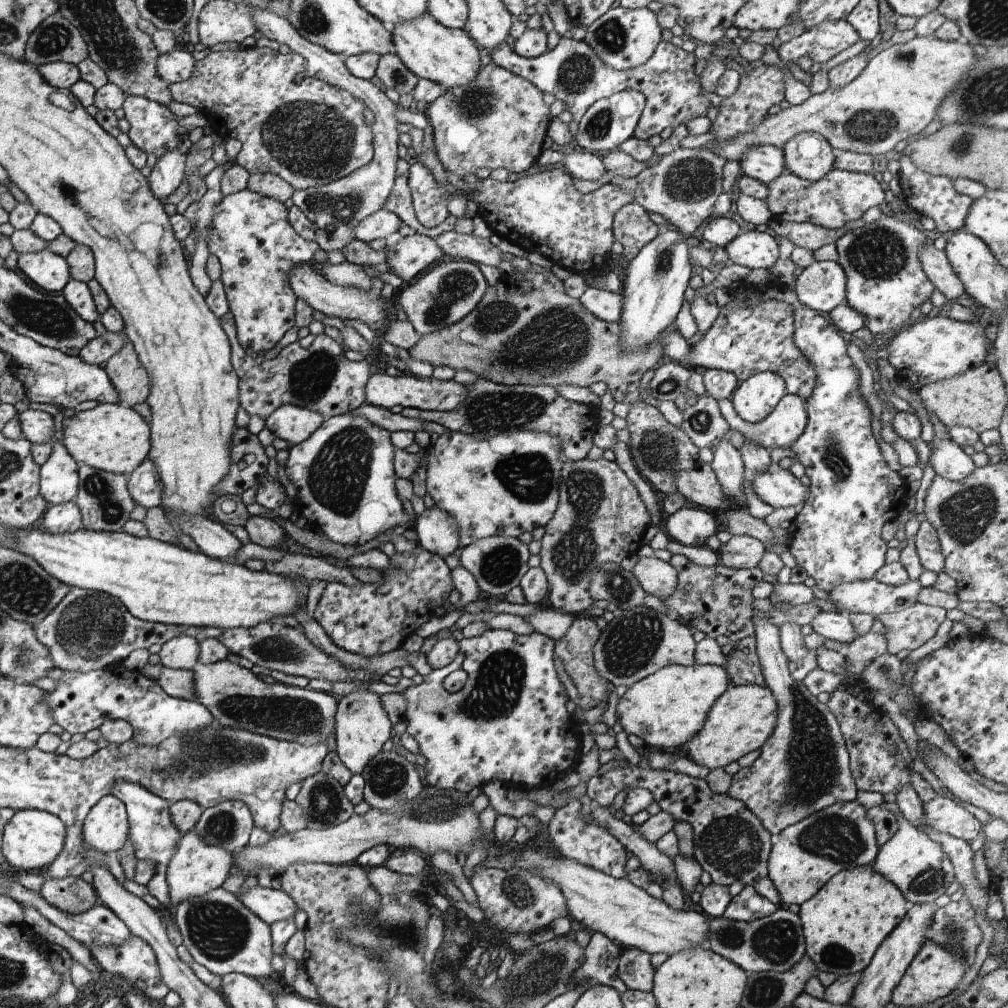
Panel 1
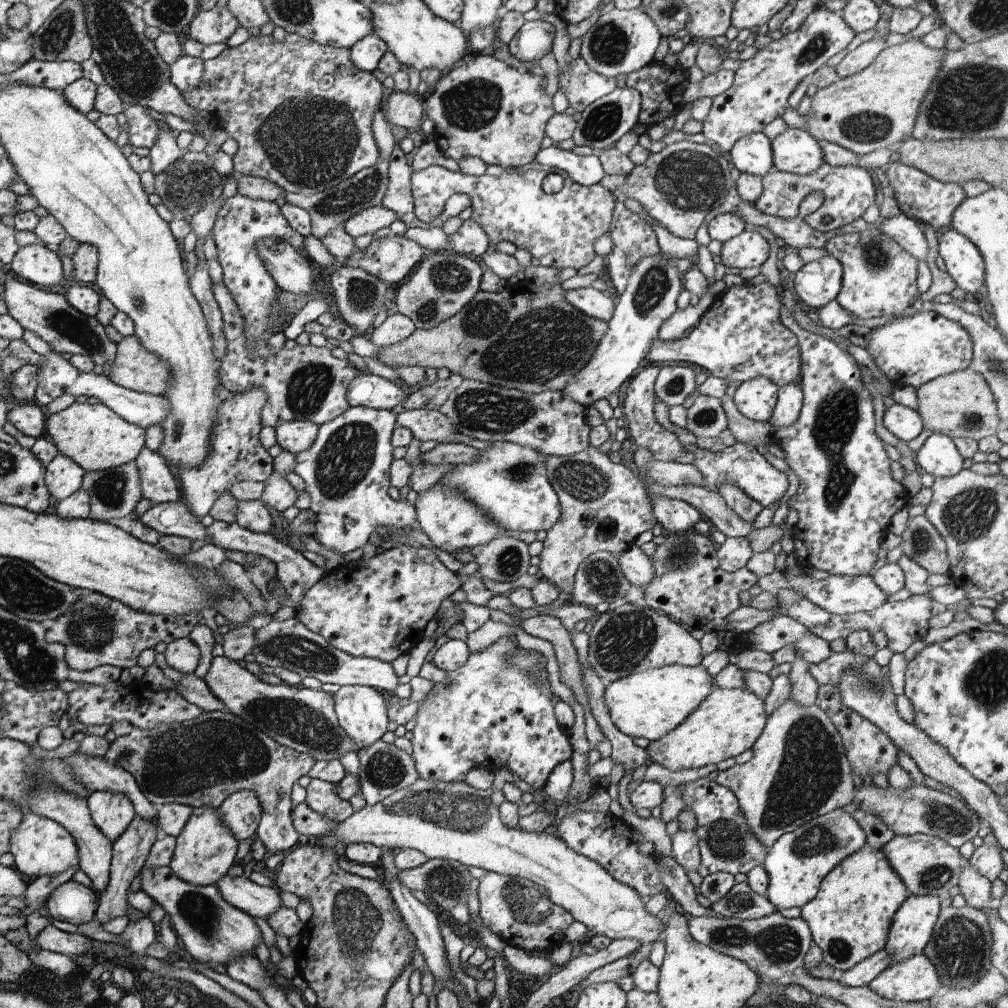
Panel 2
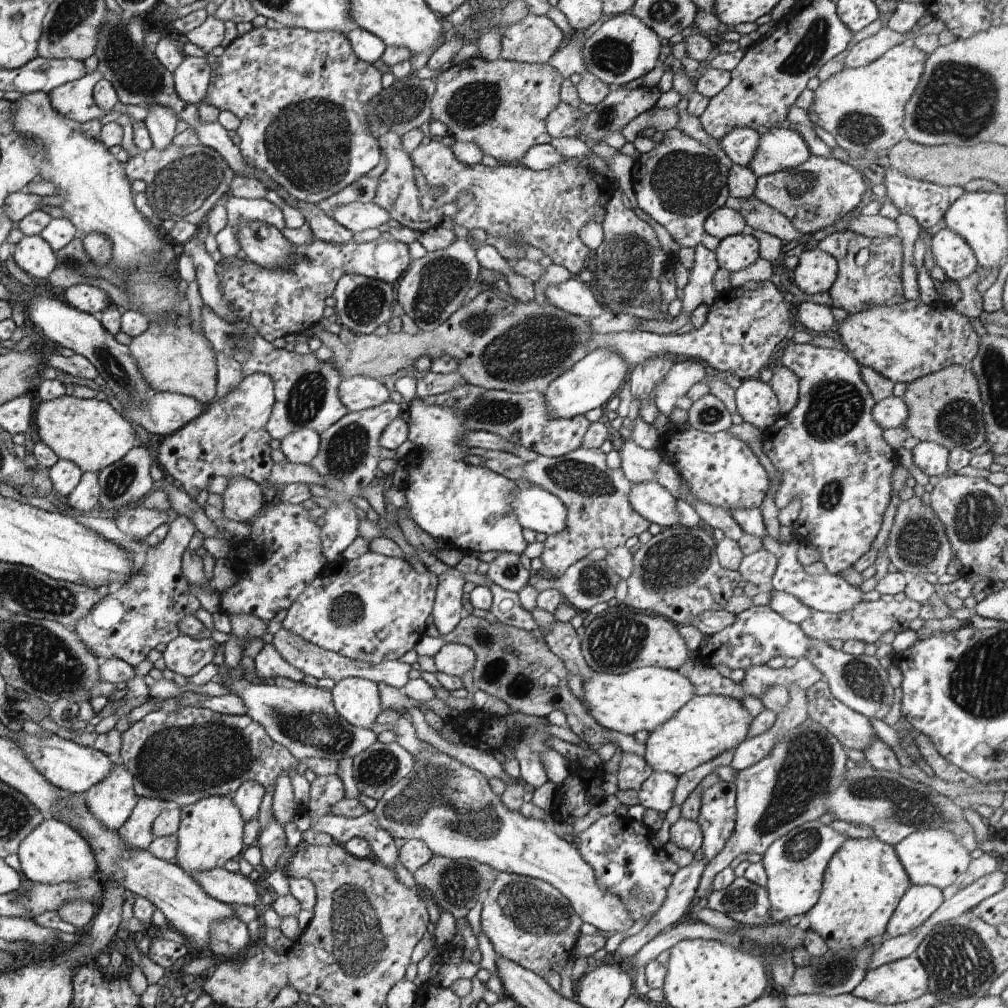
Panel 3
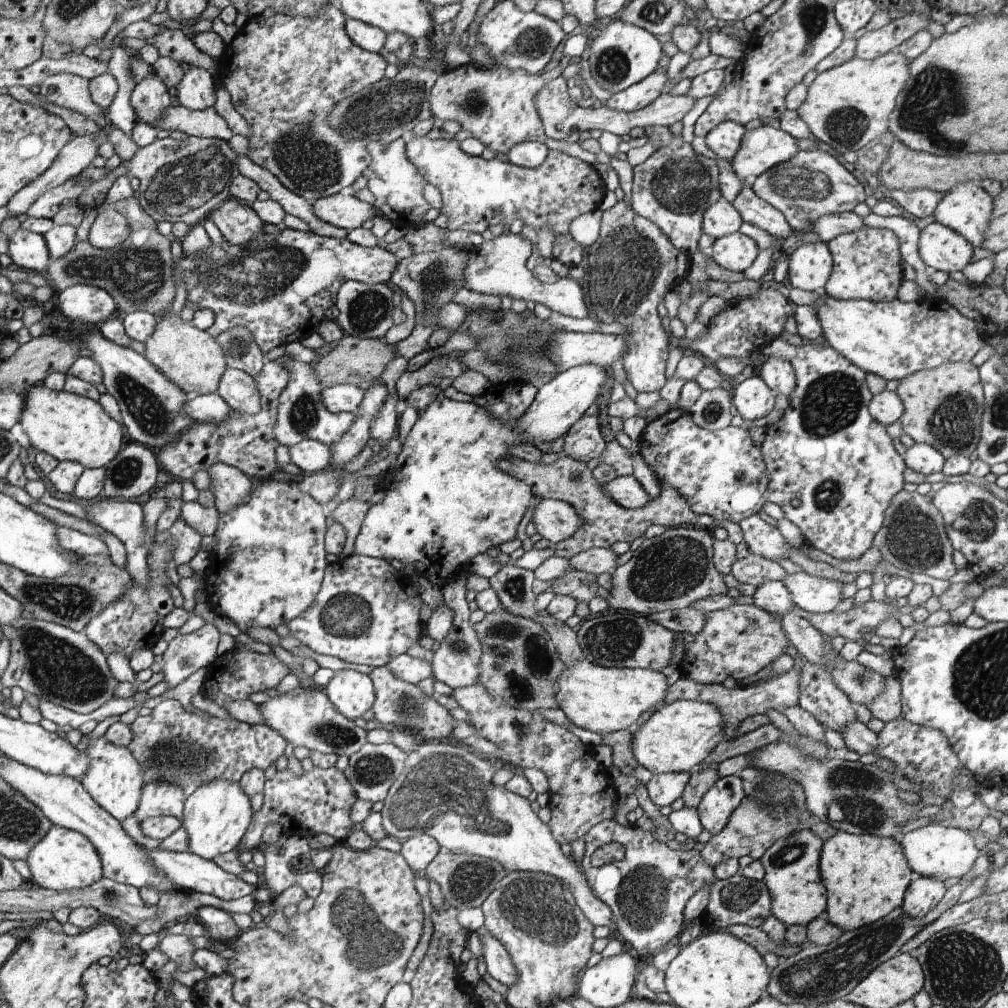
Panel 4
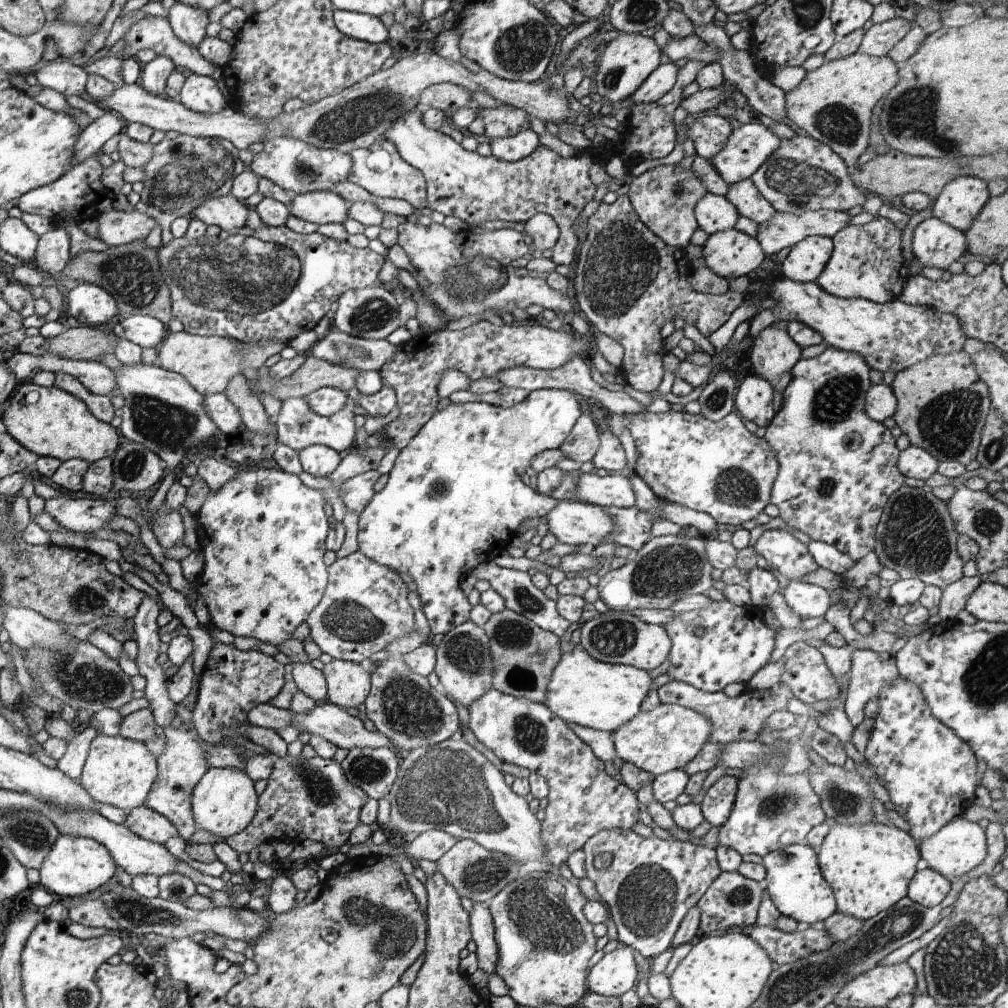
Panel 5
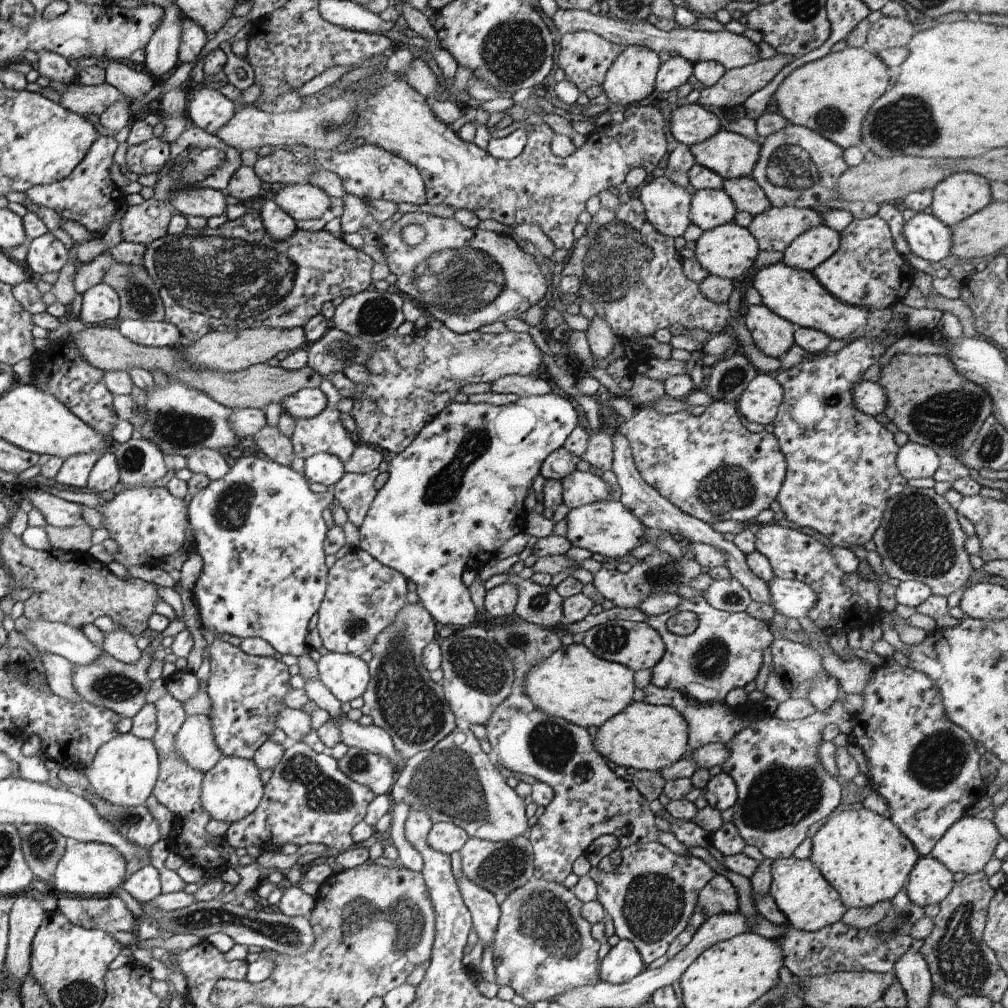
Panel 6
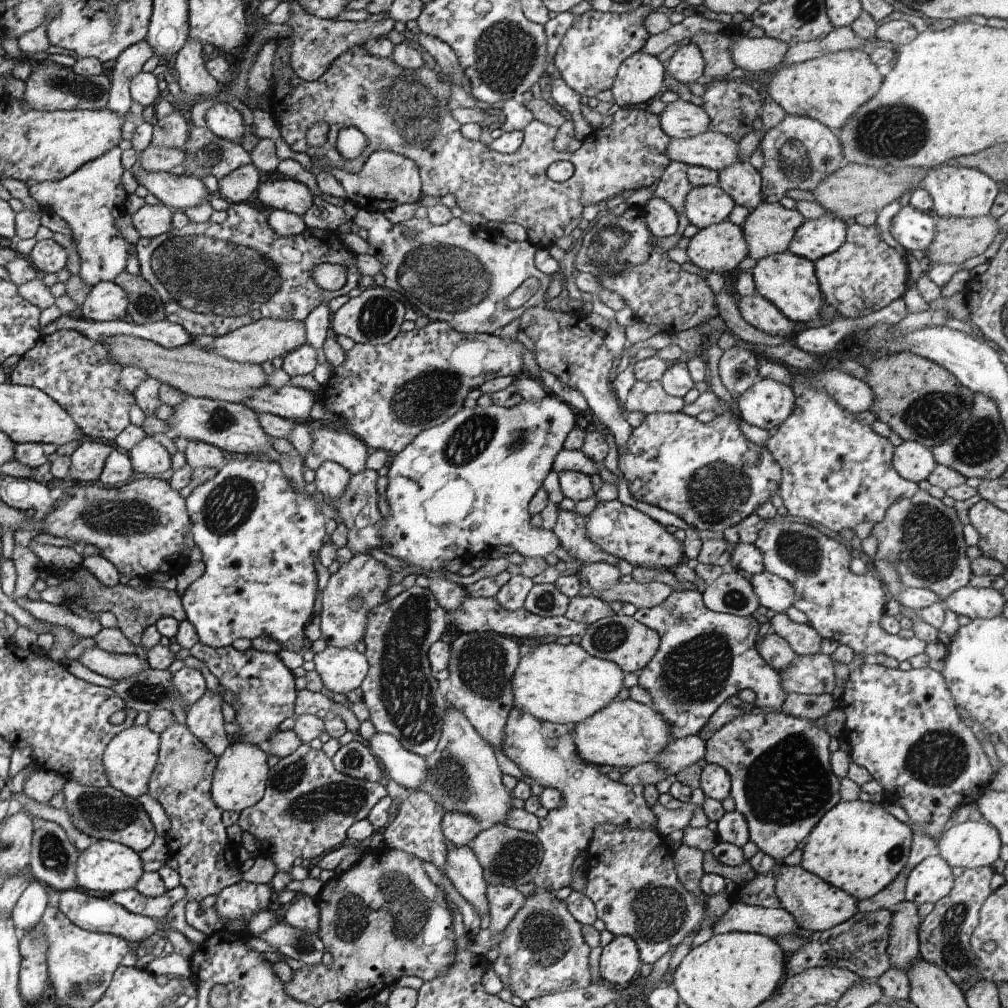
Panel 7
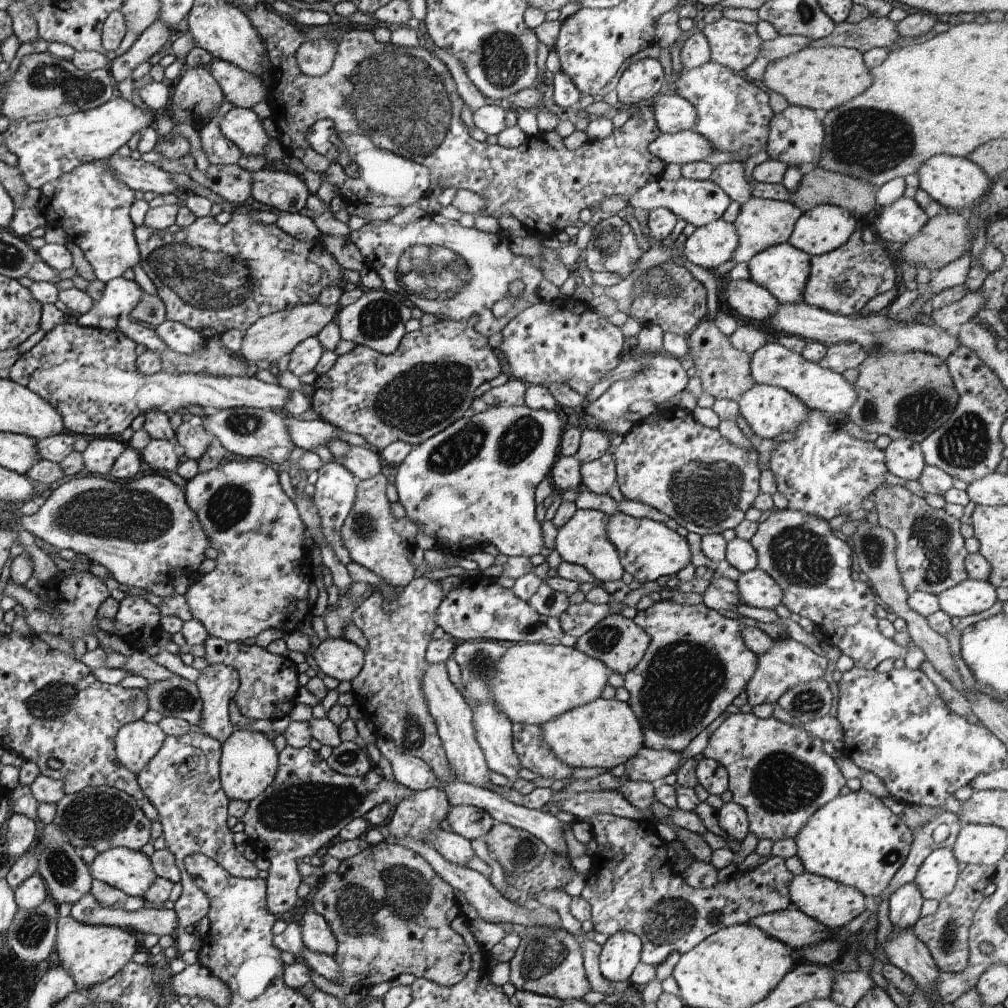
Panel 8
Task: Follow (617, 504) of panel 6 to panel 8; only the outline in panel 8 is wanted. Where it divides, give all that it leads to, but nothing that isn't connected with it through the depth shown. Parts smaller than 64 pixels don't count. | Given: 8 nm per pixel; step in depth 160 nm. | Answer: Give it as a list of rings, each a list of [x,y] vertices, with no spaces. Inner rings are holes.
[[[622,512],[609,516],[607,537],[620,556],[623,570],[641,584],[655,582],[676,575],[691,564],[691,551],[687,538],[670,530],[663,523],[648,519],[636,519]]]

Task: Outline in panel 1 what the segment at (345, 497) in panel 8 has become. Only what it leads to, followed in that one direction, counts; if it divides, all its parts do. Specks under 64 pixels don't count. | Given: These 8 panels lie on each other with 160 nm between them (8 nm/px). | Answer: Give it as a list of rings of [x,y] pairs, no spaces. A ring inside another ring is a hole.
[[[281,405],[265,420],[265,426],[276,437],[297,445],[314,434],[324,419],[316,411],[312,412],[294,405]]]

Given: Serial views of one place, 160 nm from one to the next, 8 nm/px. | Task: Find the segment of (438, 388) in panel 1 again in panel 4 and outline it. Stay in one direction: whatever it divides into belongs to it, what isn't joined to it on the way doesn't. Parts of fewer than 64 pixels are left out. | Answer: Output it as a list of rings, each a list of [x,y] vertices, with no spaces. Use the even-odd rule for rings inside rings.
[[[347,383],[326,387],[322,392],[322,402],[330,412],[356,413],[364,400],[366,392],[360,386]]]

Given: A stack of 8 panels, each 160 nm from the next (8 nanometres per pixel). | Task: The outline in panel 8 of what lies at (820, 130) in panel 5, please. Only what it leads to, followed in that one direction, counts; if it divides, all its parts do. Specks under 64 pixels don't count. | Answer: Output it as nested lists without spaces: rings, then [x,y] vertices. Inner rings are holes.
[[[806,47],[792,56],[769,63],[763,82],[766,90],[781,94],[790,106],[825,114],[866,92],[872,84],[872,74],[864,63],[863,54],[856,50],[845,47]]]

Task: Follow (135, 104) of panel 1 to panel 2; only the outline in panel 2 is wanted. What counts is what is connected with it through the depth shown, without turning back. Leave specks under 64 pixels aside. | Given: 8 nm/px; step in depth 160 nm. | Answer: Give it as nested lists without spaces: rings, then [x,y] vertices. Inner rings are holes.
[[[141,105],[125,106],[123,113],[128,120],[129,144],[133,147],[151,149],[157,142],[158,135],[160,135],[158,124],[146,114],[144,106]]]

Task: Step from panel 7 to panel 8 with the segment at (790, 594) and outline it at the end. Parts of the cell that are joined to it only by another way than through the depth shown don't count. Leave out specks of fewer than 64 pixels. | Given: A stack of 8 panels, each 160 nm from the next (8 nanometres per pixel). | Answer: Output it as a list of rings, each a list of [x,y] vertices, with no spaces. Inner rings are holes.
[[[760,568],[742,573],[737,588],[740,601],[749,607],[775,610],[781,605],[782,588]]]

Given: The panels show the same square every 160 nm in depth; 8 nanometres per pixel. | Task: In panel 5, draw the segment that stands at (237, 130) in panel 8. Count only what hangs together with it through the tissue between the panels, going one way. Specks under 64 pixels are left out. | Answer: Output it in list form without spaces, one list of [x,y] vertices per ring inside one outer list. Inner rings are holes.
[[[195,73],[185,79],[180,92],[180,102],[198,113],[222,112],[224,105],[229,104],[218,89],[216,80]]]

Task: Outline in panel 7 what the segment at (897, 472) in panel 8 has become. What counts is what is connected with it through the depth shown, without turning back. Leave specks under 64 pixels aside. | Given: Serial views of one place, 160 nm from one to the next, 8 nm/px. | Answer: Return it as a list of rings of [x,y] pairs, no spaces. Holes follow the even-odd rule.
[[[902,441],[901,445],[895,447],[892,464],[896,469],[896,472],[902,478],[905,478],[912,483],[918,483],[920,480],[926,480],[928,476],[930,476],[931,470],[936,468],[936,465],[938,465],[932,456],[930,448],[914,441]]]

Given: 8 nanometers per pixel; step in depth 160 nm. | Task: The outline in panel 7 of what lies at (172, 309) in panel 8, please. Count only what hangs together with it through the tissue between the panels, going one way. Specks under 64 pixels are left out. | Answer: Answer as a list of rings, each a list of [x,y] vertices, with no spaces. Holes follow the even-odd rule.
[[[230,203],[223,223],[206,221],[195,226],[189,222],[184,228],[171,228],[154,238],[141,236],[136,248],[141,275],[159,292],[165,304],[166,318],[183,326],[193,338],[200,334],[221,337],[265,318],[304,321],[319,304],[328,304],[332,298],[347,295],[352,288],[360,288],[359,280],[363,276],[355,264],[356,254],[336,234],[307,228],[293,237],[280,236],[272,230],[262,211],[248,203]],[[322,263],[347,268],[347,281],[341,289],[327,291],[312,280],[315,268]],[[286,304],[292,304],[290,312],[284,309]]]

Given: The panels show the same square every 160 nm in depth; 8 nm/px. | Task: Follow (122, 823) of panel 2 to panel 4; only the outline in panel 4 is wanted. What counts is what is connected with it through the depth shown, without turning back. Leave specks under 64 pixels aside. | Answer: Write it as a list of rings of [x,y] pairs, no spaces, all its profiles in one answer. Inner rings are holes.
[[[104,737],[90,740],[85,752],[90,756],[91,761],[91,767],[86,770],[86,776],[80,778],[86,792],[116,820],[121,822],[132,817],[140,807],[141,797],[144,795],[144,766],[133,756],[132,750],[128,747],[110,744]]]

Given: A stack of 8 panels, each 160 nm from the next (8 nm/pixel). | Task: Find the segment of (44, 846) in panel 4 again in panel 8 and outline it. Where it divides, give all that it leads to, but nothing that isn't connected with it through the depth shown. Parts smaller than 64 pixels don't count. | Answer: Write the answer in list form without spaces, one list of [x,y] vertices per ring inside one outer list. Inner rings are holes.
[[[126,847],[98,853],[89,867],[94,879],[138,898],[145,898],[145,894],[158,878],[150,857],[143,851]]]

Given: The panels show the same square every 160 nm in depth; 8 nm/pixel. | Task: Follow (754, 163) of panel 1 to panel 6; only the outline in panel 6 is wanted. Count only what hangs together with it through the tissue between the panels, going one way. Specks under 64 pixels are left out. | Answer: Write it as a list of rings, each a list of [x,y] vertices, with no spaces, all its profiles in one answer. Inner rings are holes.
[[[692,103],[674,108],[670,118],[670,132],[681,144],[704,142],[722,130],[722,119],[702,105]]]

